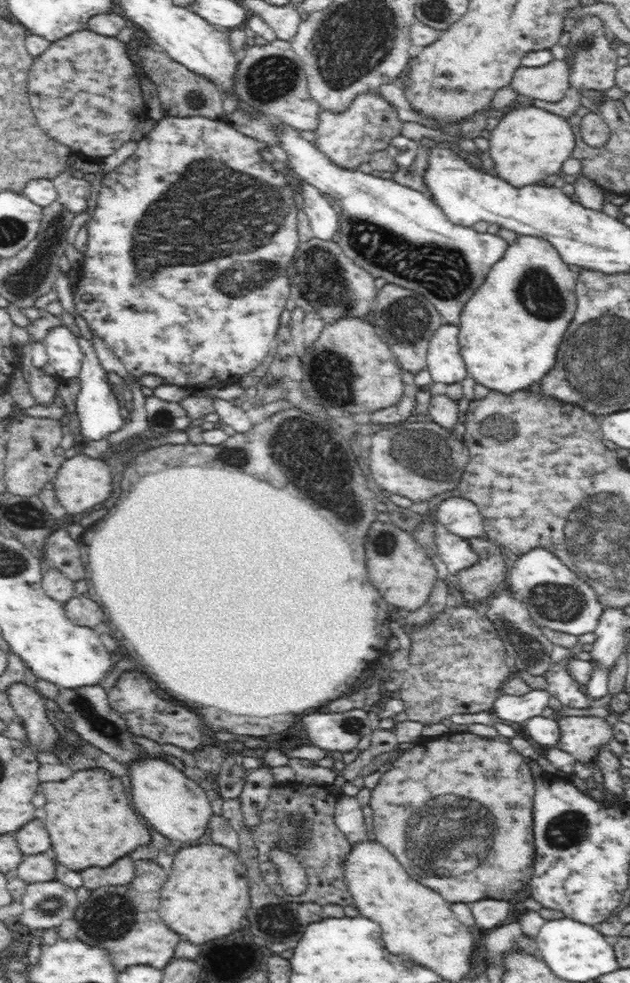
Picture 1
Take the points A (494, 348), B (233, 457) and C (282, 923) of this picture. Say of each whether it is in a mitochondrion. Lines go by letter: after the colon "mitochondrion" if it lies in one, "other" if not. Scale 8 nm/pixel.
A: other
B: mitochondrion
C: mitochondrion

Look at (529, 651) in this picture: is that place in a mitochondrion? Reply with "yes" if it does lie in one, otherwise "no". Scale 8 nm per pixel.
yes

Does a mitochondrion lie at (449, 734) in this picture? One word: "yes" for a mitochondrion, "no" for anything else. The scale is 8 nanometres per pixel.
no

